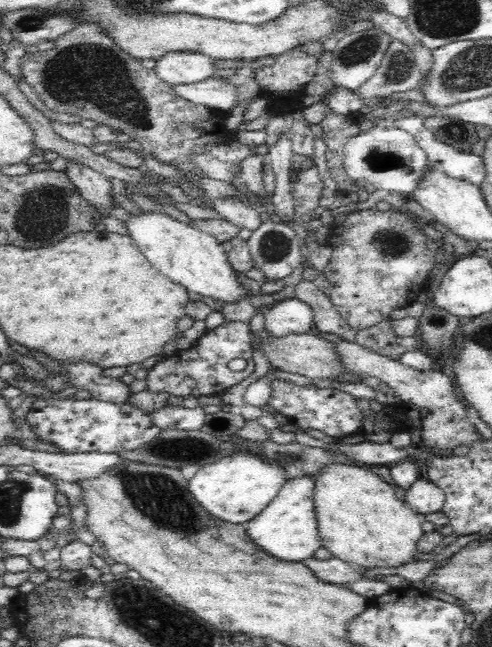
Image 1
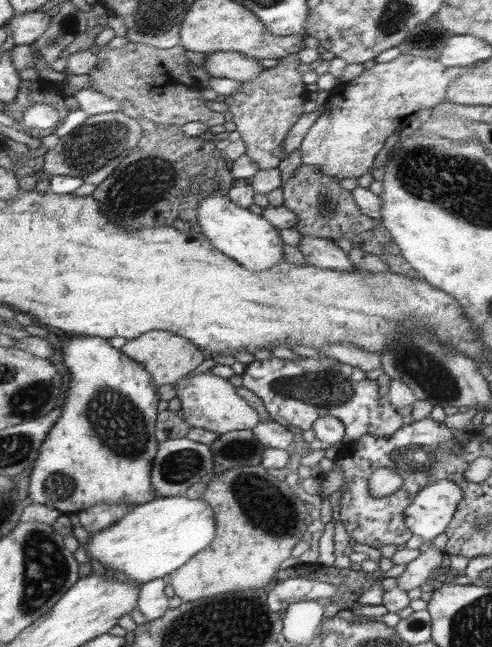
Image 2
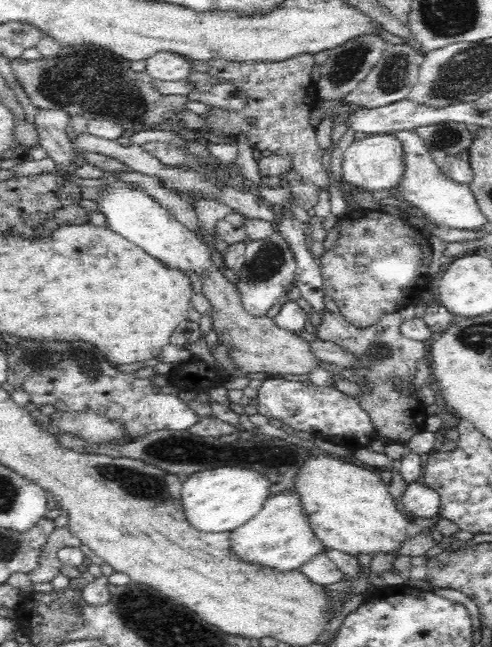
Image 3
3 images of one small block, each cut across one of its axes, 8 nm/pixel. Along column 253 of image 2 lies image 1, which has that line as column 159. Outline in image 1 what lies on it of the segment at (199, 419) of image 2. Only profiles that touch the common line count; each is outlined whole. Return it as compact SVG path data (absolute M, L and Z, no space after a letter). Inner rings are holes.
M166 404L152 414L148 414L151 424L160 429L168 430L175 428L178 430L200 430L205 423L206 413L202 407L180 408Z

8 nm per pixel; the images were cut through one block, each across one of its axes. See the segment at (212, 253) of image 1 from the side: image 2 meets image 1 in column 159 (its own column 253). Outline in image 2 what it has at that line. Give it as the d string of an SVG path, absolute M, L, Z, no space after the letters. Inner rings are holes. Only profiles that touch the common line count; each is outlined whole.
M209 194L200 205L197 222L203 226L202 233L207 235L212 246L219 248L228 257L236 259L240 265L251 271L264 271L286 260L284 242L279 228L263 216L252 214L248 207L238 206L227 194Z

